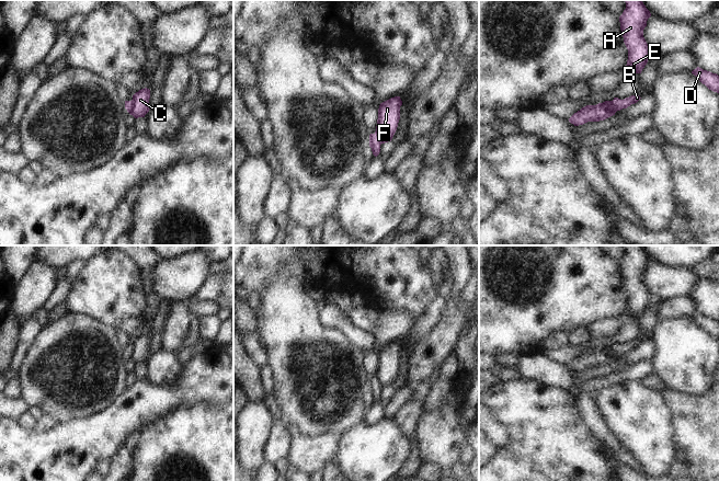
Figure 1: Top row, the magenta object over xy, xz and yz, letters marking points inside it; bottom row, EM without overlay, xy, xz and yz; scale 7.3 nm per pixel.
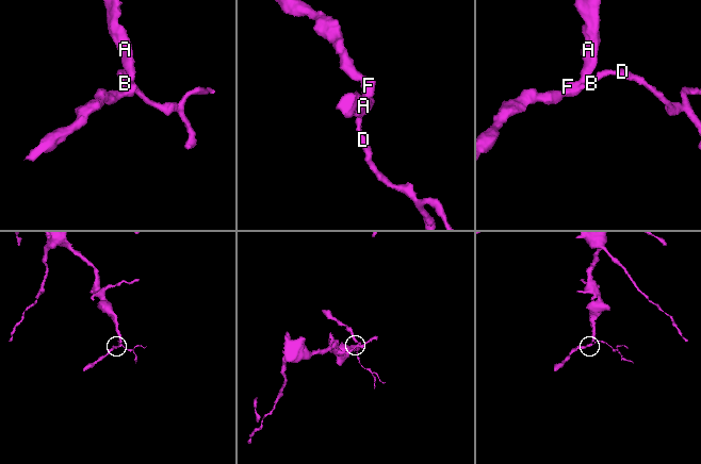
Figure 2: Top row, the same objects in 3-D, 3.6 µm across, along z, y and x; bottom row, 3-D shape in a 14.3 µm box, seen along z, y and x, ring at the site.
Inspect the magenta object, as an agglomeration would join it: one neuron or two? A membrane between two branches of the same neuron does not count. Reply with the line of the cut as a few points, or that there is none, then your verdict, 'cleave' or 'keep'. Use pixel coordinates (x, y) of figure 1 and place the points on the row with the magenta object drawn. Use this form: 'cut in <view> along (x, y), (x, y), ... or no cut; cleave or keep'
cut in yz along (615, 98), (614, 105), (617, 110); cleave

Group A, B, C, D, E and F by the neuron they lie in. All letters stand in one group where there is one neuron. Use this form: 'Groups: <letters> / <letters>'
Groups: A C E F / B D.

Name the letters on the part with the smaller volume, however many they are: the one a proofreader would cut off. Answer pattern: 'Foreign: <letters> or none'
Foreign: B, D

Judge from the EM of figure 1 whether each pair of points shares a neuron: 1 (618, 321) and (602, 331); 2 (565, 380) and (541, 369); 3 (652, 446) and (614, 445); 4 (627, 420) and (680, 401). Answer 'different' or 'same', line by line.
1: same
2: same
3: different
4: different

